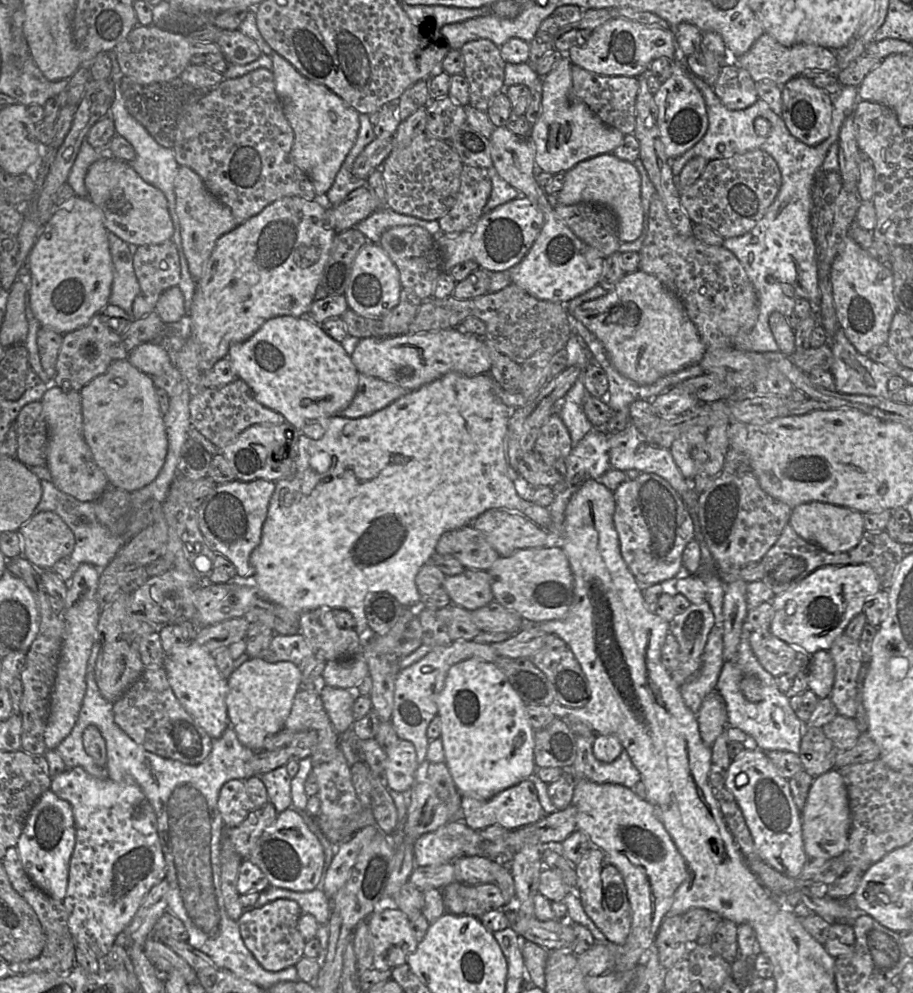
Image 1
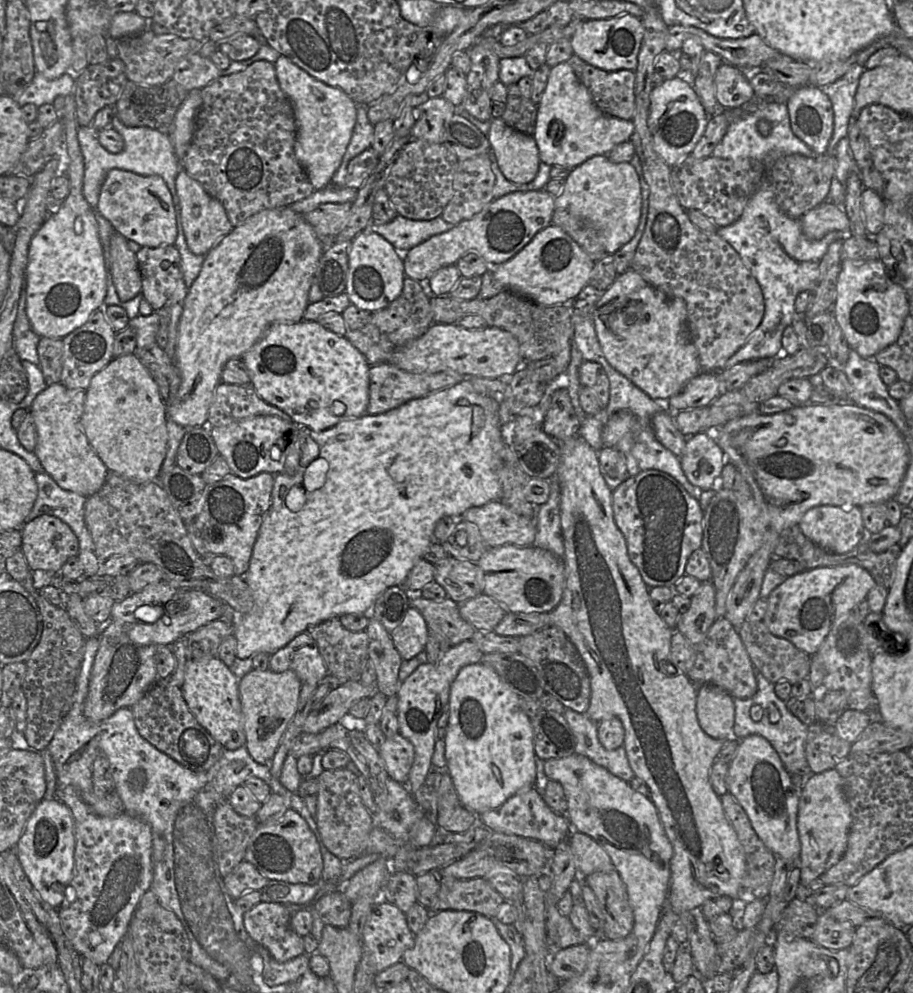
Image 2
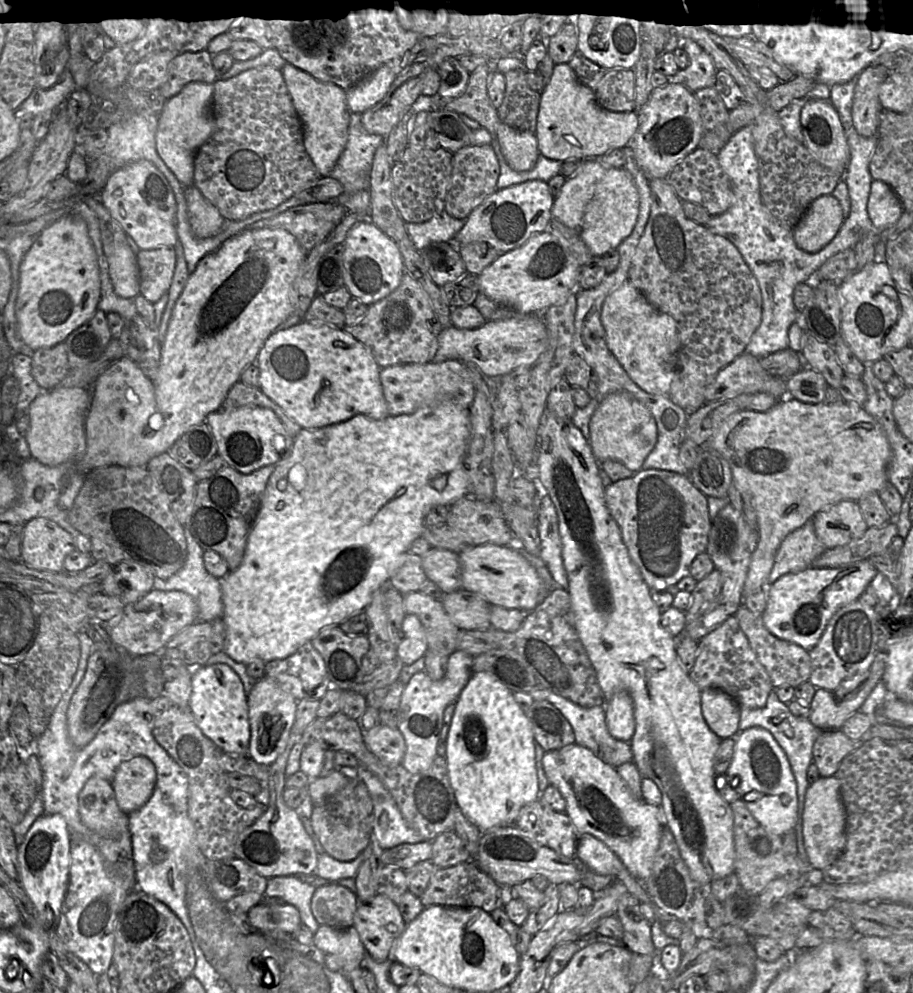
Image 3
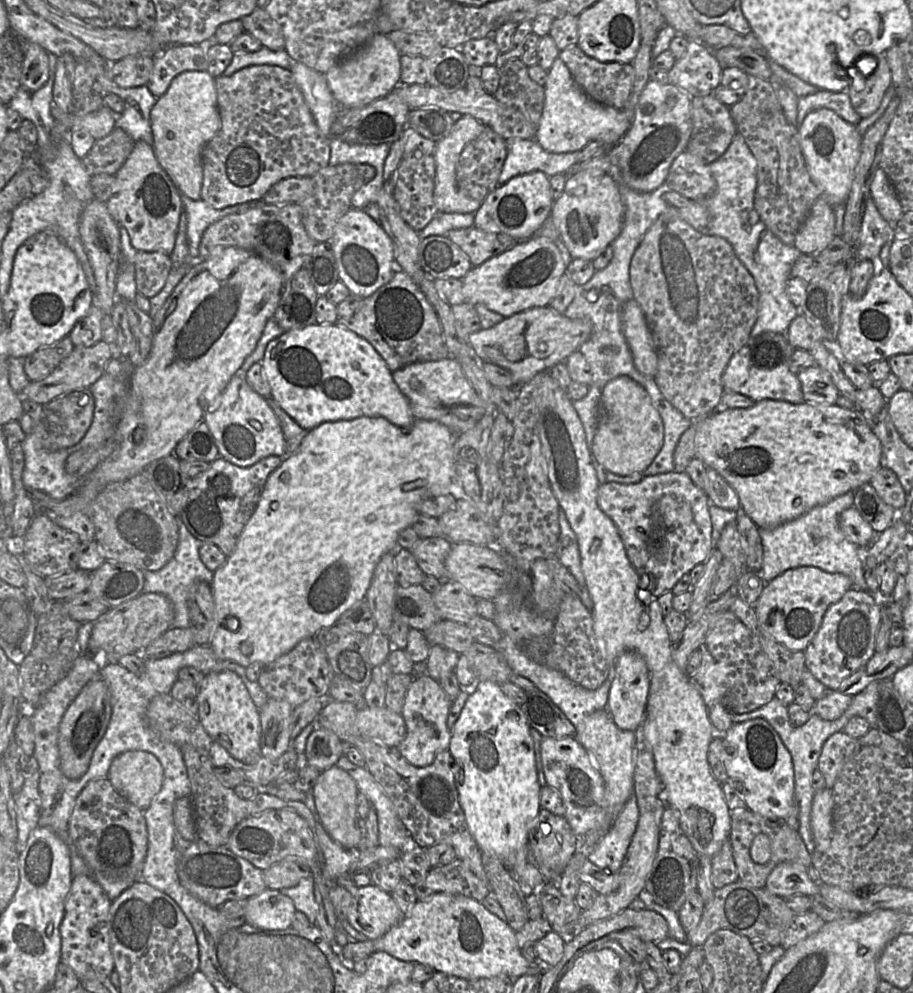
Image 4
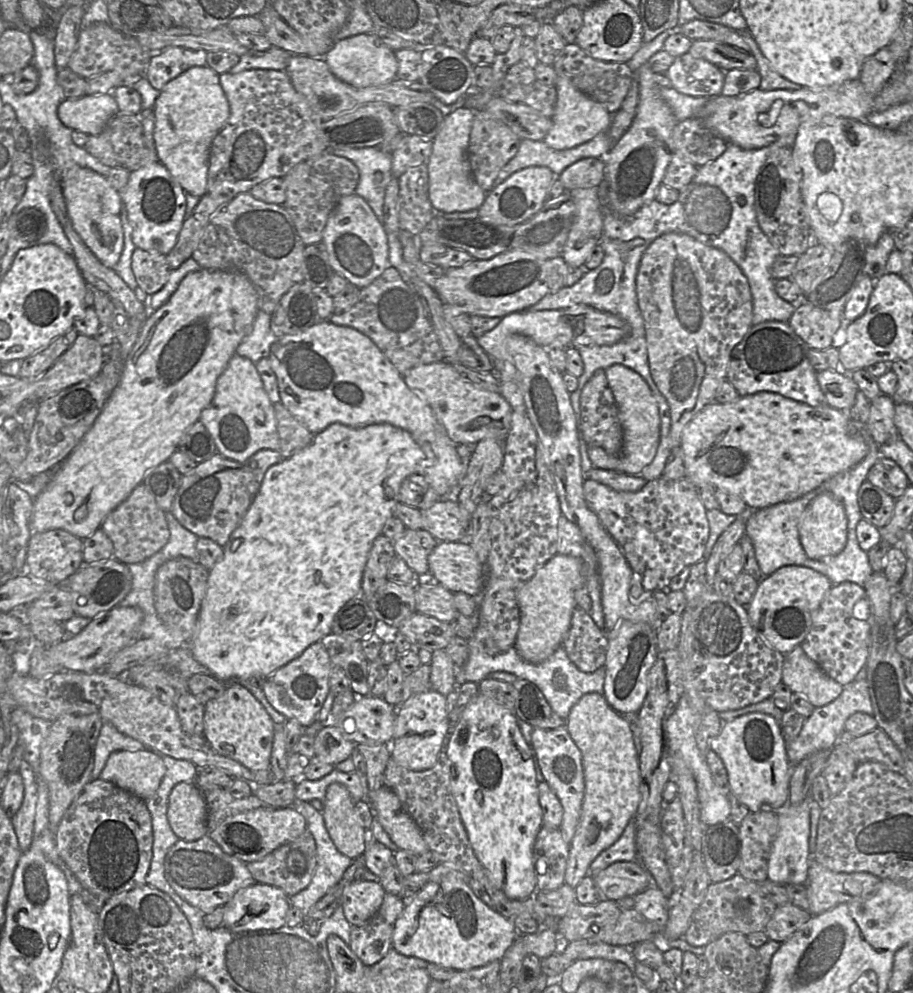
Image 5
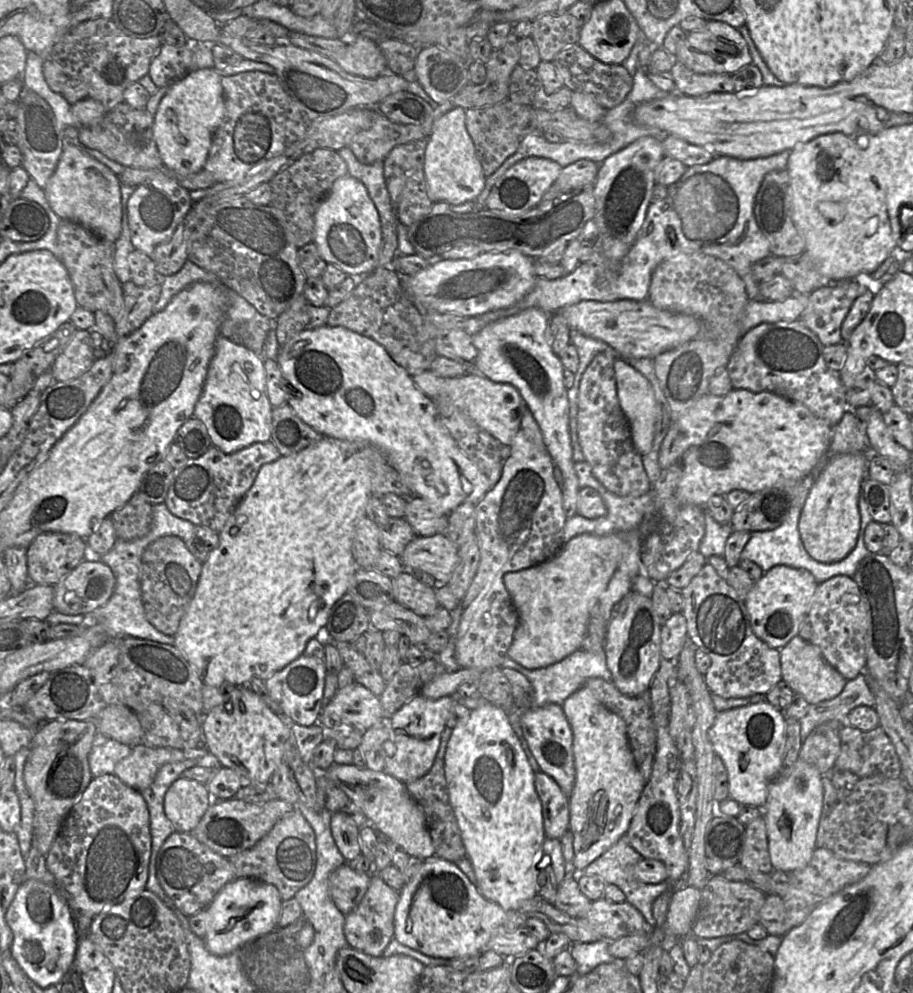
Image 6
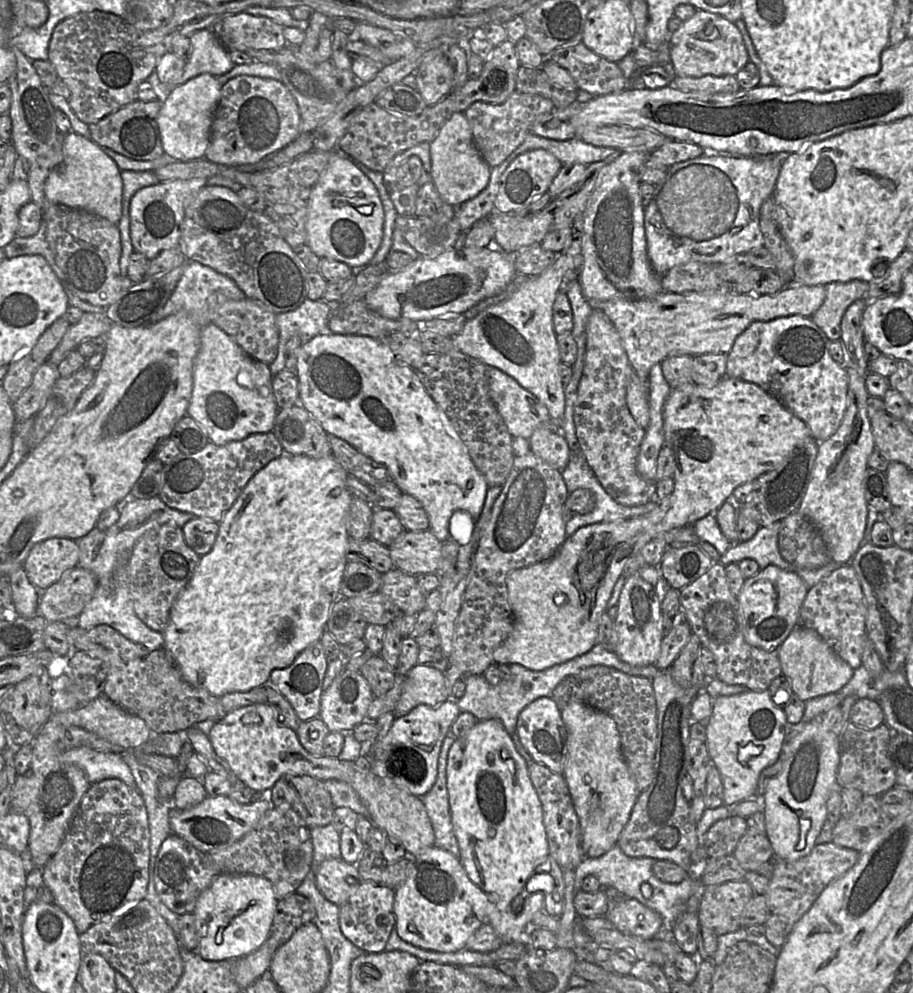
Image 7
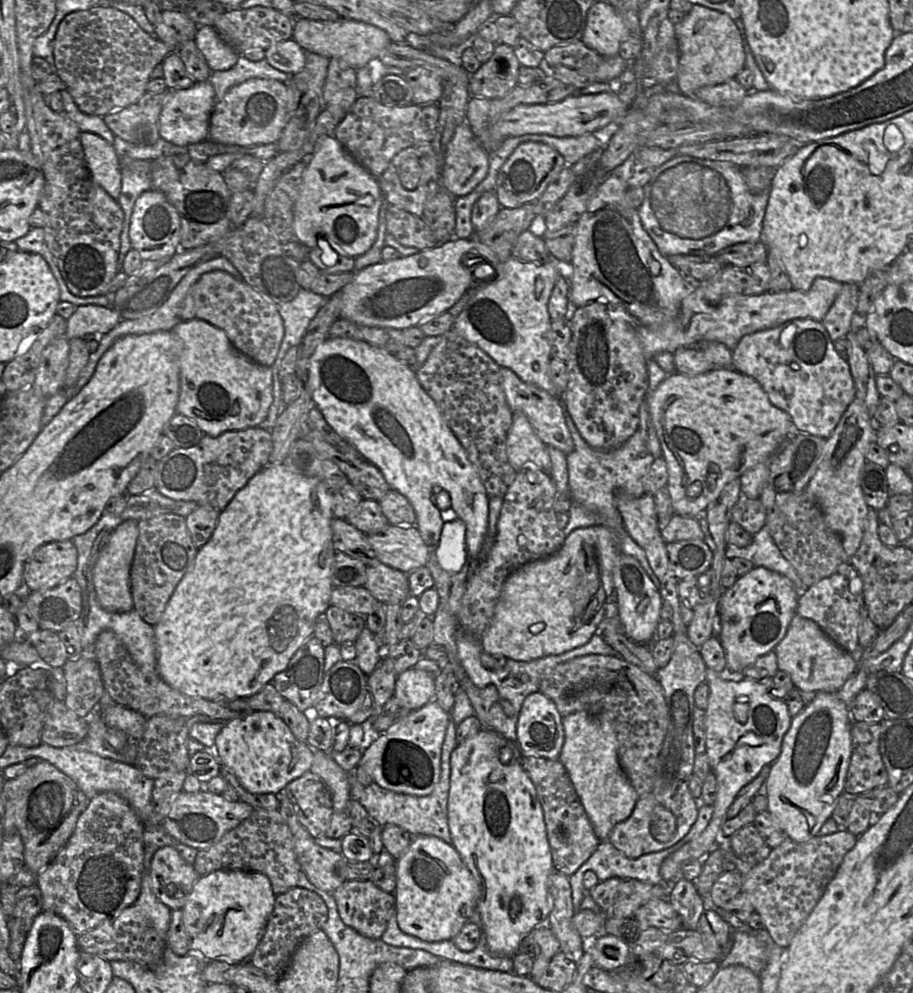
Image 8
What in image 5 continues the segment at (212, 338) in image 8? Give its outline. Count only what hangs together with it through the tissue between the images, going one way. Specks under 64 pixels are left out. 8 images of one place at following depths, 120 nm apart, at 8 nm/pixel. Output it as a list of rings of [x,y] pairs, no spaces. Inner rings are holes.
[[[237,353],[218,377],[213,399],[202,410],[199,421],[211,434],[218,453],[228,459],[242,463],[261,449],[279,450],[273,403],[264,389],[255,363]]]

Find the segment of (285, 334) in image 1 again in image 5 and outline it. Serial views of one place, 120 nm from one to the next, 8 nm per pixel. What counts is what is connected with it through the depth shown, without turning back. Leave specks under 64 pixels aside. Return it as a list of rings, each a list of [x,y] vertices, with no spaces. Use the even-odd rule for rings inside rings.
[[[329,319],[319,320],[312,326],[301,332],[278,337],[277,340],[271,345],[268,358],[270,360],[271,367],[277,377],[279,395],[282,404],[313,434],[322,431],[330,424],[336,422],[352,427],[362,427],[377,423],[389,423],[408,431],[412,435],[412,437],[420,444],[421,448],[426,454],[426,458],[423,460],[424,471],[421,475],[425,478],[430,487],[439,497],[447,497],[451,489],[456,486],[460,479],[463,477],[464,464],[462,463],[457,452],[457,444],[452,441],[452,439],[447,434],[444,426],[437,420],[431,406],[424,399],[424,397],[409,388],[409,386],[404,381],[403,375],[397,370],[393,363],[367,335],[361,333],[353,327],[335,324]]]

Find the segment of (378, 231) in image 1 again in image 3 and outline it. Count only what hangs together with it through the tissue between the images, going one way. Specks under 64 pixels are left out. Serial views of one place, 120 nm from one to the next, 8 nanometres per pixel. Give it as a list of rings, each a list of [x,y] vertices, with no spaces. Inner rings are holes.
[[[445,210],[423,223],[406,223],[406,231],[418,251],[433,242],[452,241],[466,219],[450,216]]]

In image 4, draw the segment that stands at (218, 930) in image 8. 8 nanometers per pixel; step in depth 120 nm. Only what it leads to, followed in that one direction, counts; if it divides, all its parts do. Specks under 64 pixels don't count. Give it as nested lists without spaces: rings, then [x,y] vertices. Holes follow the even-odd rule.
[[[266,888],[262,893],[248,898],[244,919],[250,925],[266,930],[285,930],[291,927],[296,908],[291,898],[279,890]]]

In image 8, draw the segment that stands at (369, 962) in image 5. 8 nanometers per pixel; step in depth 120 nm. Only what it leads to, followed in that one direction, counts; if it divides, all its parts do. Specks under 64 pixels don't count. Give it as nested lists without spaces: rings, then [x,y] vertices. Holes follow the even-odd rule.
[[[346,880],[332,893],[339,915],[347,926],[370,939],[380,939],[395,913],[395,896],[377,887],[371,880]]]

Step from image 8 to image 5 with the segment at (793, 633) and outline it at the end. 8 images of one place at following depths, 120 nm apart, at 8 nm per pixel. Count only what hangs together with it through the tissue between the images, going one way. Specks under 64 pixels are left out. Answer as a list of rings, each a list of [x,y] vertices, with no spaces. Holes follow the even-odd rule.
[[[801,645],[784,655],[782,682],[792,692],[804,695],[814,707],[832,702],[843,690],[840,683],[806,655]]]

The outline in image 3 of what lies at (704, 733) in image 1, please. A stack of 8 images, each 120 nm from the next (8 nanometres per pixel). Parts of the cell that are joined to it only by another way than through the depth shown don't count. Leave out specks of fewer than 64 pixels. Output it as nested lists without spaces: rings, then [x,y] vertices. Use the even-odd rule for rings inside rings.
[[[717,688],[702,689],[701,710],[707,725],[721,740],[735,740],[740,720],[740,705],[735,699]]]

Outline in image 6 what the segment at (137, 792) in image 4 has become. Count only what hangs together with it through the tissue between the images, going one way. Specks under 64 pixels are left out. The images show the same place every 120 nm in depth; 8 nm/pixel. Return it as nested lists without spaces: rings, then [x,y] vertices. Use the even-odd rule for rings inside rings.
[[[144,744],[132,748],[131,754],[116,764],[113,775],[139,792],[153,783],[158,770],[164,764],[188,760],[181,750],[174,748]]]

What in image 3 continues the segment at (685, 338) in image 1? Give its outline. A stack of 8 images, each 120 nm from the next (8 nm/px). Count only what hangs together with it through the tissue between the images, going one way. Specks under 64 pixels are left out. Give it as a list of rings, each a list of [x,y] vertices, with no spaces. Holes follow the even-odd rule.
[[[629,280],[612,291],[601,310],[609,350],[631,380],[649,394],[669,396],[677,368],[679,335],[674,318],[655,308]]]

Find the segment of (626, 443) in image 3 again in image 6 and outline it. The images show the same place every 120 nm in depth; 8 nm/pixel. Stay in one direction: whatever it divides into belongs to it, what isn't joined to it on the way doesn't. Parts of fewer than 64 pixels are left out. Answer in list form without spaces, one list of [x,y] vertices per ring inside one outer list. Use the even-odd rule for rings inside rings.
[[[618,358],[614,362],[617,395],[628,421],[635,449],[642,456],[652,448],[657,419],[657,403],[648,379],[628,361]]]

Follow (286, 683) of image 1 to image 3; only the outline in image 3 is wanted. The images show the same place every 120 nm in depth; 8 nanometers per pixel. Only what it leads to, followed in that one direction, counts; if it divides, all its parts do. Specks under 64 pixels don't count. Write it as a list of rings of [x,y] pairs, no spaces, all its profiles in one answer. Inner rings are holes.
[[[264,676],[256,681],[248,693],[251,721],[250,755],[259,763],[272,765],[284,750],[296,720],[298,701],[276,680]]]

